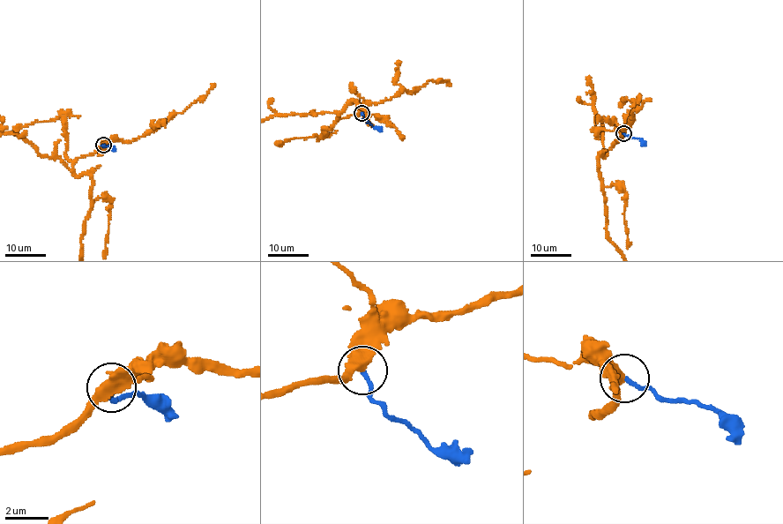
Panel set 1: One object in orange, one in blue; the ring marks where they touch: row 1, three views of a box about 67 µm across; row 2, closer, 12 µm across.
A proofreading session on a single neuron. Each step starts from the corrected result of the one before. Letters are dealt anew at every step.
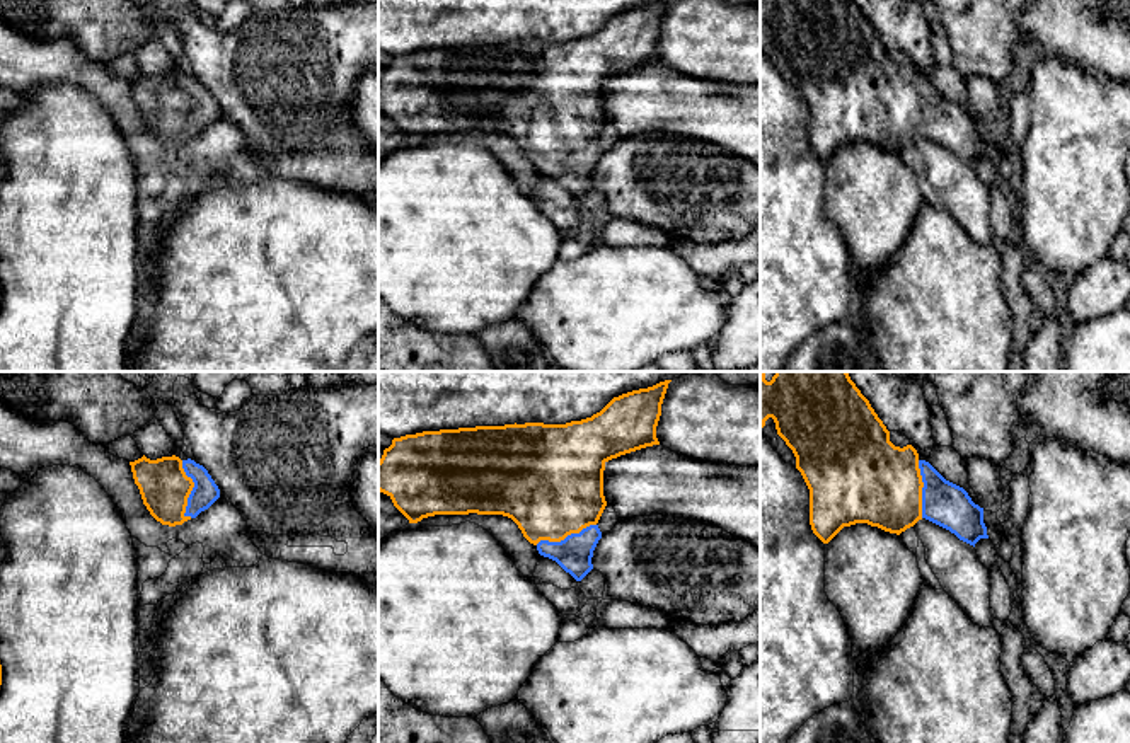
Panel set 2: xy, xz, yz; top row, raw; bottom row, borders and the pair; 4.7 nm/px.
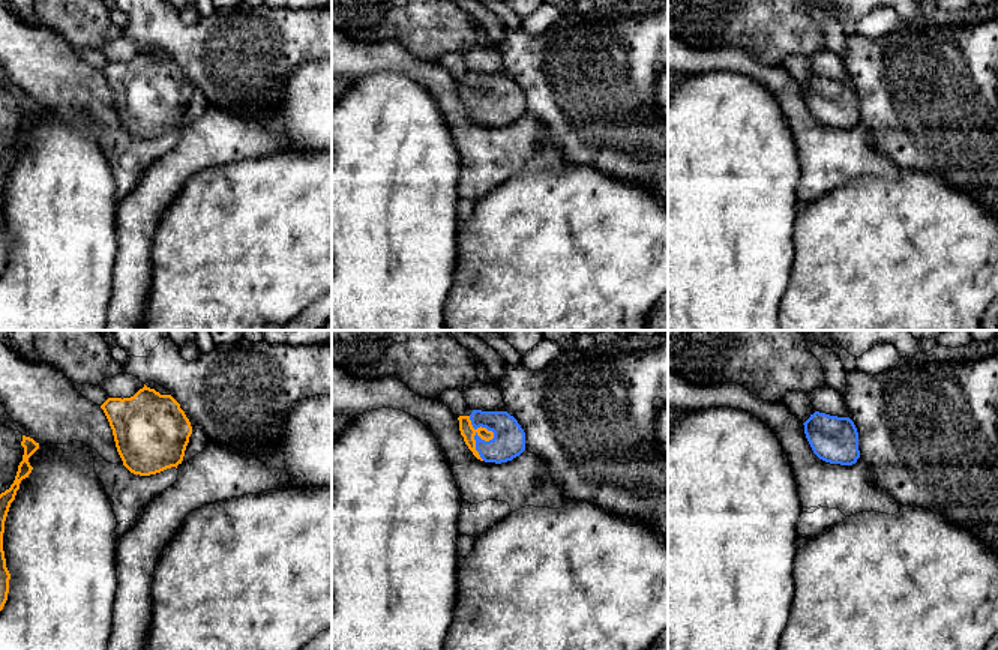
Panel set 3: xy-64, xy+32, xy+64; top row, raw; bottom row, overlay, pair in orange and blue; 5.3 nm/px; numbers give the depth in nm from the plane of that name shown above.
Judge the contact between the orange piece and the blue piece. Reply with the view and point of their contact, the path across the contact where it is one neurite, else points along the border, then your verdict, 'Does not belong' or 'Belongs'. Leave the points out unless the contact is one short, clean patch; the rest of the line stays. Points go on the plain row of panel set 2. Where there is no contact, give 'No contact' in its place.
Touches orange at xy (191, 108). Path across: xy (164, 104), (191, 108), (205, 111). Belongs

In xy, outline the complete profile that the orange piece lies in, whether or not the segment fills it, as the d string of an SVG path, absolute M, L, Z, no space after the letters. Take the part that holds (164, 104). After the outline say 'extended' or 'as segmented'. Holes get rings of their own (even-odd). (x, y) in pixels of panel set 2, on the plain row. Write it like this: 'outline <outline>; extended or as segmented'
outline M143 73L130 84L143 123L162 143L182 143L220 116L208 89L191 77L172 73L150 78Z; extended

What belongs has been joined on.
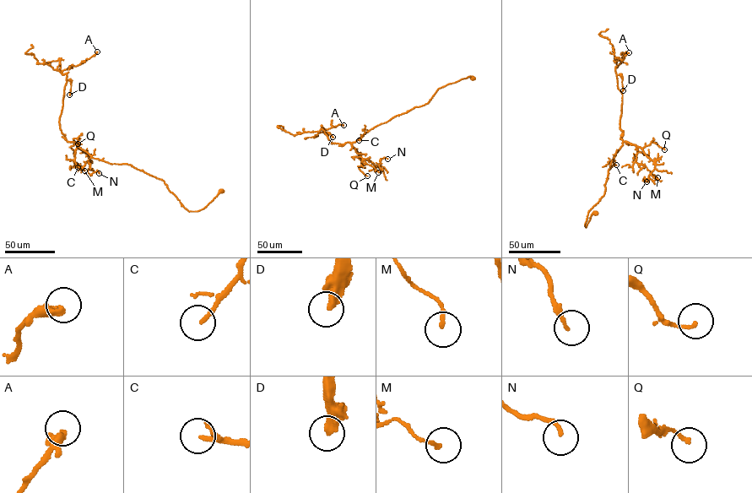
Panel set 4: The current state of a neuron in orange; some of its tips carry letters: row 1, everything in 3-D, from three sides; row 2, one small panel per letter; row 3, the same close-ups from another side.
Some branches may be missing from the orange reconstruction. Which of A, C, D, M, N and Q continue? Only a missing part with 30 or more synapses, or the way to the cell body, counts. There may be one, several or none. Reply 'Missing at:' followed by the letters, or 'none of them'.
Missing at: none of them

